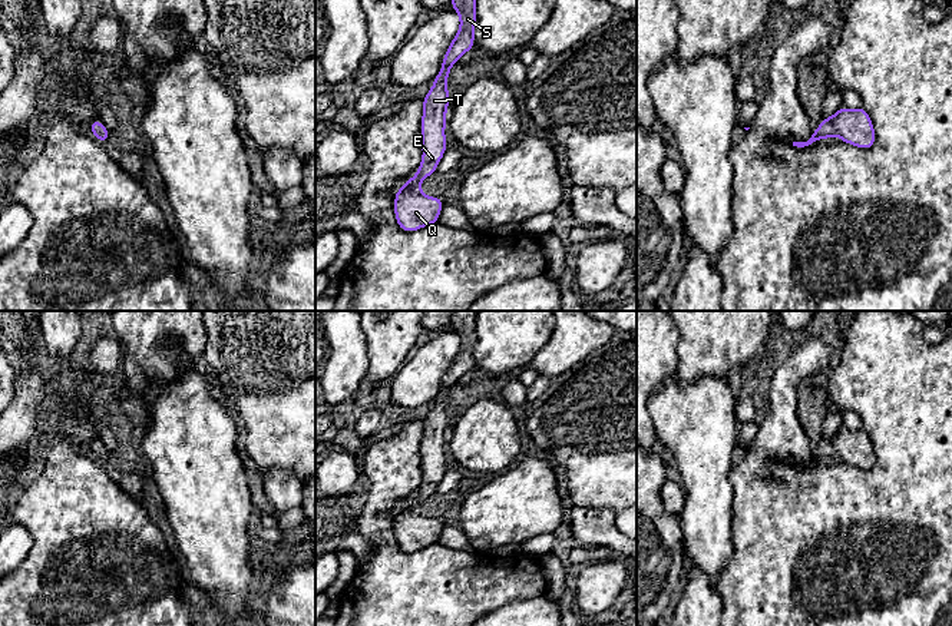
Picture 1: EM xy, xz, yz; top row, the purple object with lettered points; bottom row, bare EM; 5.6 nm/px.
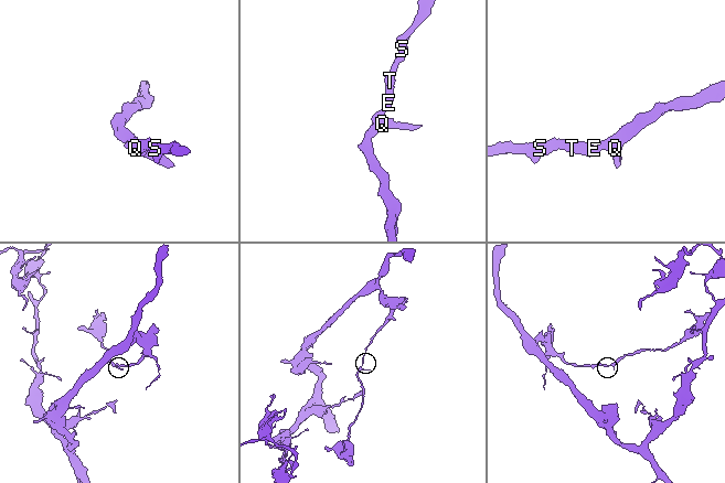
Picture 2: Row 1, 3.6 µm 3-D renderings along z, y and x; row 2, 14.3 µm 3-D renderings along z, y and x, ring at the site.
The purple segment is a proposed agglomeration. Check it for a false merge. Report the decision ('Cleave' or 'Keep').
Keep

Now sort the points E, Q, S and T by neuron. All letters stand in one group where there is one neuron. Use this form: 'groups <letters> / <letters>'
groups E Q S T

